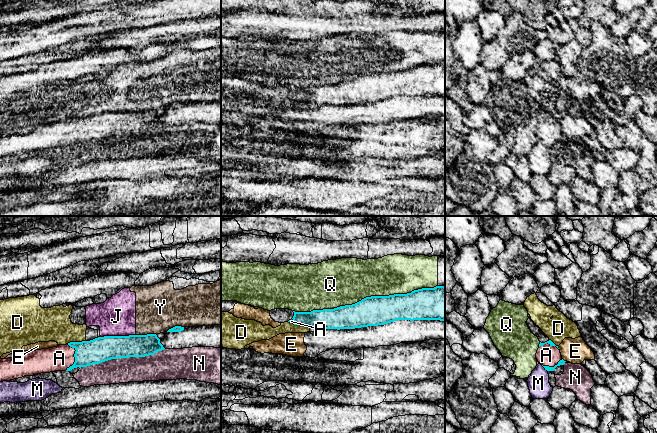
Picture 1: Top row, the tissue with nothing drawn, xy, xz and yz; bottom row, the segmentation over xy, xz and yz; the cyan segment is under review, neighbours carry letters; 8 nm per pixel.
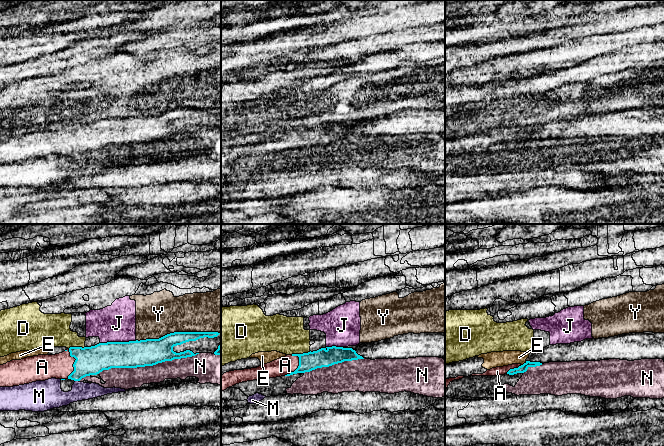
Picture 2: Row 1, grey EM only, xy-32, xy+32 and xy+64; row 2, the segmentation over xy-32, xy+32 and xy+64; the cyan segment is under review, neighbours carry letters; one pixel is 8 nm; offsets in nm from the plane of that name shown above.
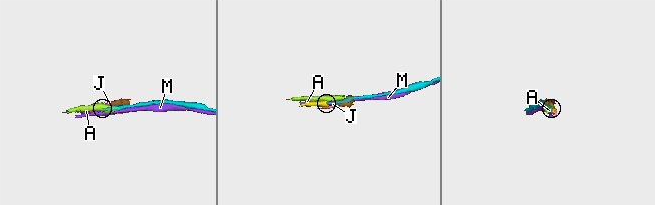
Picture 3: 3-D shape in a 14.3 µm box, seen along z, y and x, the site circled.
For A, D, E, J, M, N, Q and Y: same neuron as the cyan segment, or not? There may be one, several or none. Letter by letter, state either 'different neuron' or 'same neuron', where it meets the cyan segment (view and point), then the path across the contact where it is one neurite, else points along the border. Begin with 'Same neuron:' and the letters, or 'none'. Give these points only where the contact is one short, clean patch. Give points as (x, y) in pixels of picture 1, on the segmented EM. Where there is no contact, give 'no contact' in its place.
Same neuron: A
A: same neuron | xy (74, 356) | across xy (101, 349), (74, 356), (59, 358)
D: different neuron | xy (76, 342) | along xy (85, 340), (67, 343)
E: different neuron | yz (563, 360) | along yz (562, 358), (564, 361)
J: different neuron | xy (118, 336) | along xy (135, 334), (104, 335), (101, 337)
M: different neuron | yz (544, 367)
N: different neuron | xy (122, 357)
Q: different neuron | xz (366, 297)
Y: different neuron | xy (147, 334)

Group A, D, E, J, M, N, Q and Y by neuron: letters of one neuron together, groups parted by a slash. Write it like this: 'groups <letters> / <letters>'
groups A / D J / E / M / N / Q / Y

